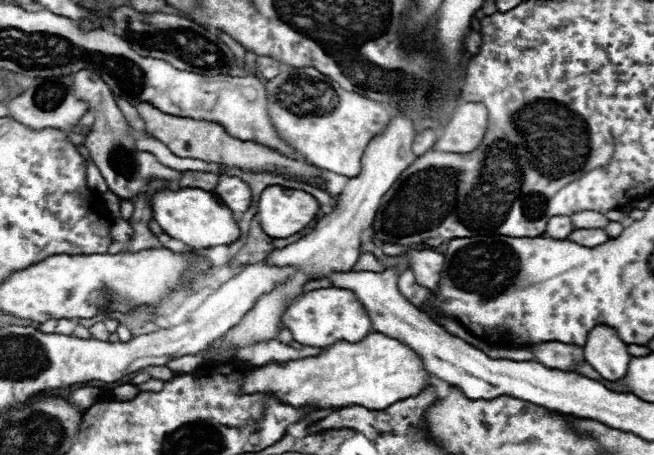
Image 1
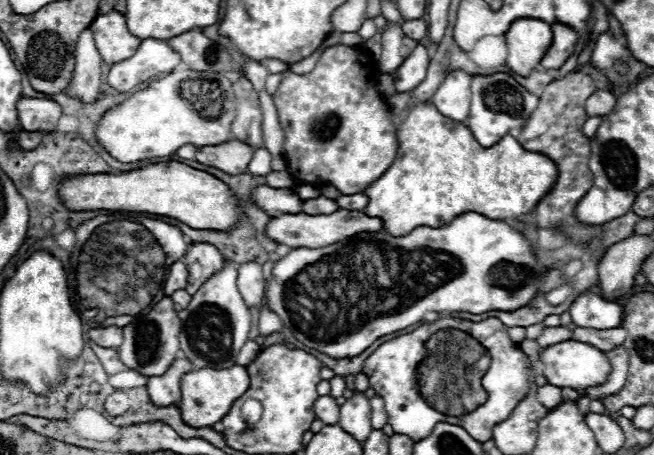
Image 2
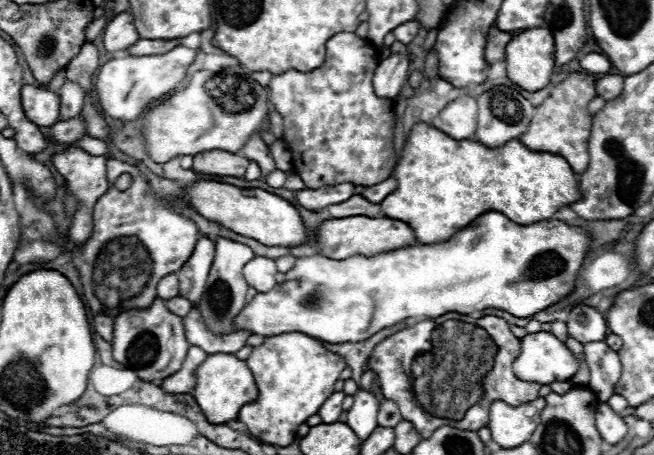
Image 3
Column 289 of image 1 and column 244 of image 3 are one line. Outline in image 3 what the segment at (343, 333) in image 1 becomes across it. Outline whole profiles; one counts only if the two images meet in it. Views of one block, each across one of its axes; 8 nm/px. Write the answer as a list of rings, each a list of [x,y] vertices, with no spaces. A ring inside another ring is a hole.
[[[486,212],[472,220],[466,228],[458,230],[450,240],[438,244],[416,244],[376,256],[356,254],[344,260],[332,260],[318,254],[296,258],[294,268],[286,272],[288,280],[270,292],[258,292],[254,302],[246,304],[234,322],[238,330],[250,330],[258,336],[302,332],[322,342],[344,344],[368,340],[382,328],[390,328],[410,316],[438,318],[448,312],[470,314],[496,308],[518,318],[528,318],[560,302],[574,290],[574,276],[584,262],[588,246],[590,236],[582,228],[568,226],[558,220],[542,220],[520,226],[500,212]]]

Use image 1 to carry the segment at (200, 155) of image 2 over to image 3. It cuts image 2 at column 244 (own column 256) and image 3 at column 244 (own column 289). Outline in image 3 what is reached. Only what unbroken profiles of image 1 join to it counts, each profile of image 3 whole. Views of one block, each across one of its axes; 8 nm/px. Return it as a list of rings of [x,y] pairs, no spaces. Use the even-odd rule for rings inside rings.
[[[210,150],[200,152],[194,156],[194,170],[204,174],[216,174],[216,176],[244,176],[250,160],[224,152],[224,150]]]

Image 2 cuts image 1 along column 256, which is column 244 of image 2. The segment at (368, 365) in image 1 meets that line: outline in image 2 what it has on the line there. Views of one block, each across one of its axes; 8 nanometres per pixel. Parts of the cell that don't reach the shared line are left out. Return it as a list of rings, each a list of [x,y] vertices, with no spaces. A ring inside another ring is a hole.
[[[240,364],[230,366],[228,370],[192,370],[184,374],[180,382],[182,400],[178,402],[184,422],[188,422],[188,426],[212,426],[220,422],[230,412],[232,404],[248,390],[248,386],[248,372]]]

